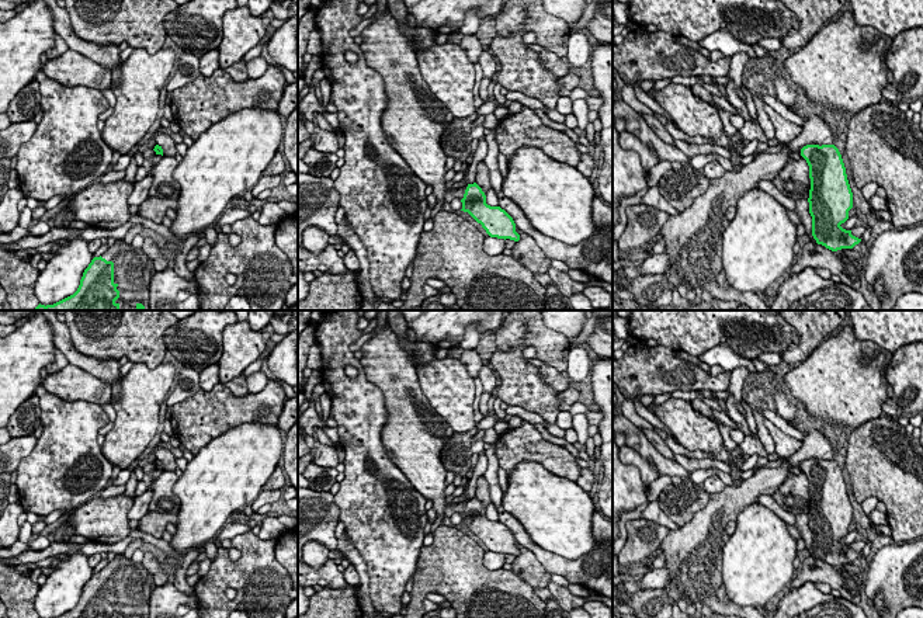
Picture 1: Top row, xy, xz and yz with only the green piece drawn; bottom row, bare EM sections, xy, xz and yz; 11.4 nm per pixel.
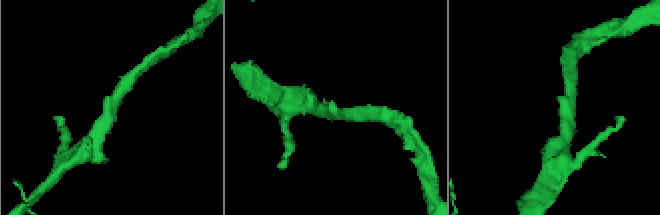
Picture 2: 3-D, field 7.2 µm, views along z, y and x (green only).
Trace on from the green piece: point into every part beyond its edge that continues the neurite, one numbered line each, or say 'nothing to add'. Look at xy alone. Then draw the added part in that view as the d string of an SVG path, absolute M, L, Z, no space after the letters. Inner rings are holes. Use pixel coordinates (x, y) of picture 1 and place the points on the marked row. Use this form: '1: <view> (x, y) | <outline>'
1: xy (131, 273) | M117 240L101 257L114 263L114 284L119 291L115 303L119 305L119 310L136 310L138 303L150 310L148 257L142 257L138 247L124 240Z

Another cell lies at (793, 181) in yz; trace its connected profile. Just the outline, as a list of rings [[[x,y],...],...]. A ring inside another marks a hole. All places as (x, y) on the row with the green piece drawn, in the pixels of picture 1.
[[[802,157],[799,160],[788,159],[784,169],[771,180],[774,187],[785,197],[798,201],[809,198],[811,178],[809,166]]]

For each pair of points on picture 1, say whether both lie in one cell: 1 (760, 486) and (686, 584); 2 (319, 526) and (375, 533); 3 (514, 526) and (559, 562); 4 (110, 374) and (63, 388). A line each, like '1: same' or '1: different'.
1: same
2: different
3: same
4: different

